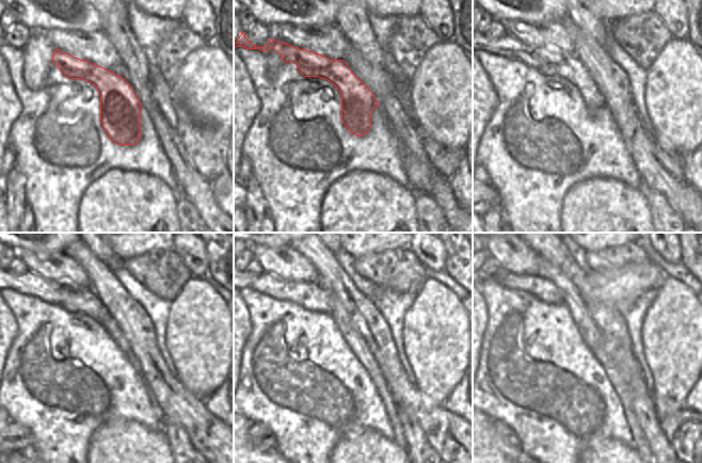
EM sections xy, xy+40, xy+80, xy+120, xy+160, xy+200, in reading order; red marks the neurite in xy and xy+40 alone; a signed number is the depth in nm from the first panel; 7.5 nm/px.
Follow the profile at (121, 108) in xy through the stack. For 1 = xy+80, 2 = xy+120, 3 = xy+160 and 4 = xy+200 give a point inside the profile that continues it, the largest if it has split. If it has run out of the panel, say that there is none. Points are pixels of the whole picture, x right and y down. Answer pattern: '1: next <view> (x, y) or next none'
1: next xy+80 (551, 62)
2: next xy+120 (74, 299)
3: next xy+160 (313, 297)
4: next xy+200 (543, 289)

